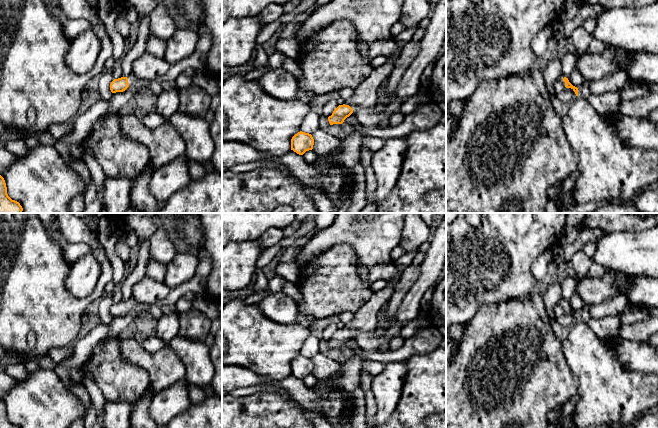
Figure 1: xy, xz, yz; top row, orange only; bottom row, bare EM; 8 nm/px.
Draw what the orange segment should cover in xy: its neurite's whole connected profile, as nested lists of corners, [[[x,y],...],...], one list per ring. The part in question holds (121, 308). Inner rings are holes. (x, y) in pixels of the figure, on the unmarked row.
[[[130,297],[128,302],[127,301],[121,301],[118,303],[114,303],[110,308],[110,314],[112,317],[123,316],[130,309],[135,308],[136,306],[138,306],[140,304],[142,304],[142,303],[137,301],[133,297]]]

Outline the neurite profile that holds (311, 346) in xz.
[[[313,334],[309,336],[303,343],[300,355],[312,358],[314,355],[320,352],[320,336]]]

